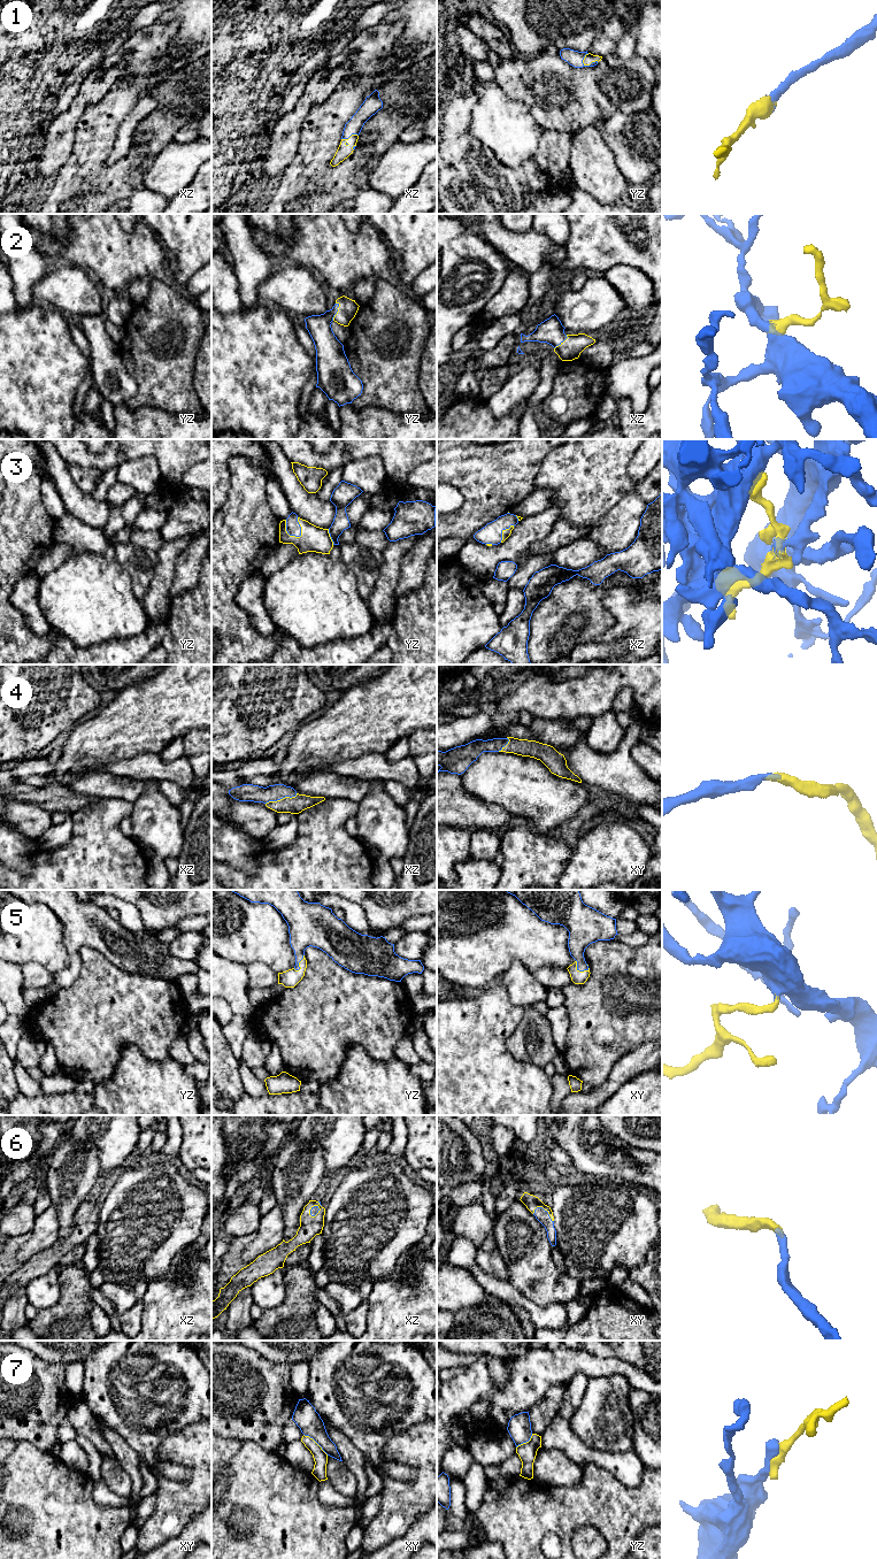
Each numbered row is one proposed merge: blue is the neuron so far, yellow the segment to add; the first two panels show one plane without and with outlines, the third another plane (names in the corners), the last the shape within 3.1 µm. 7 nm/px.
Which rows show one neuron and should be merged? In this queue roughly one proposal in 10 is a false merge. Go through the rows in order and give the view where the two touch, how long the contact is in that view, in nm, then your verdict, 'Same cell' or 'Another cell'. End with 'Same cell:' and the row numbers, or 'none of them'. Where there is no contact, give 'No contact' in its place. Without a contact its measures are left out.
1: Touches blue in yz. Shared border 120 nm. Same cell
2: Touches blue in yz. Shared border 130 nm. Same cell
3: Touches blue in yz. Shared border 160 nm. Same cell
4: Touches blue in xz. Shared border 240 nm. Same cell
5: Touches blue in xy. Shared border 120 nm. Same cell
6: Touches blue in xy. Shared border 170 nm. Same cell
7: Touches blue in xy. Shared border 220 nm. Another cell
Same cell: 1, 2, 3, 4, 5, 6

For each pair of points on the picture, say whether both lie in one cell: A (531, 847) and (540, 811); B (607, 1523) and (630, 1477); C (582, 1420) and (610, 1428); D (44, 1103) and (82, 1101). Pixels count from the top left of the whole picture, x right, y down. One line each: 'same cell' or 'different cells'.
A: different cells
B: different cells
C: same cell
D: same cell

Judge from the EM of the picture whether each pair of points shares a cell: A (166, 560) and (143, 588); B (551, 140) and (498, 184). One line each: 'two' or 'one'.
A: two
B: one

